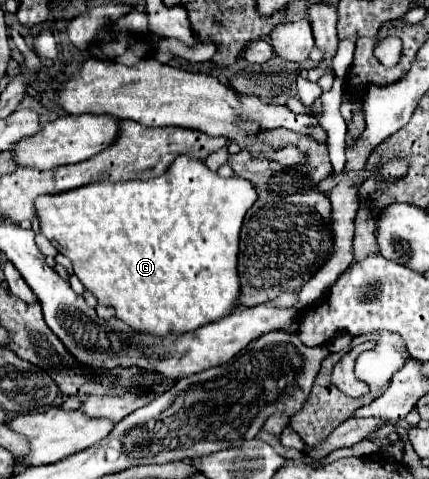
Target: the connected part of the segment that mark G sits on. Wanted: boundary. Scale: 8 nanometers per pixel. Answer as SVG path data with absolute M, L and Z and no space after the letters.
M176 157L174 163L168 167L168 171L156 179L148 179L148 181L100 181L100 183L92 183L92 185L84 185L80 189L72 189L68 193L58 193L58 195L44 195L36 199L36 213L40 219L40 231L44 233L44 237L48 237L48 241L62 253L66 255L72 265L74 265L74 273L76 277L82 281L82 285L86 287L86 291L90 291L100 305L108 305L108 307L116 307L116 319L124 321L126 325L130 325L136 333L150 333L154 337L168 337L168 335L184 335L184 333L192 333L208 323L214 323L226 315L230 315L232 311L238 309L238 297L240 297L240 279L238 279L238 243L240 243L240 229L242 229L242 221L244 215L248 211L248 207L256 201L256 191L252 187L252 183L244 181L242 177L230 177L224 179L218 173L210 171L206 167L204 161L200 159L192 159L192 157Z

